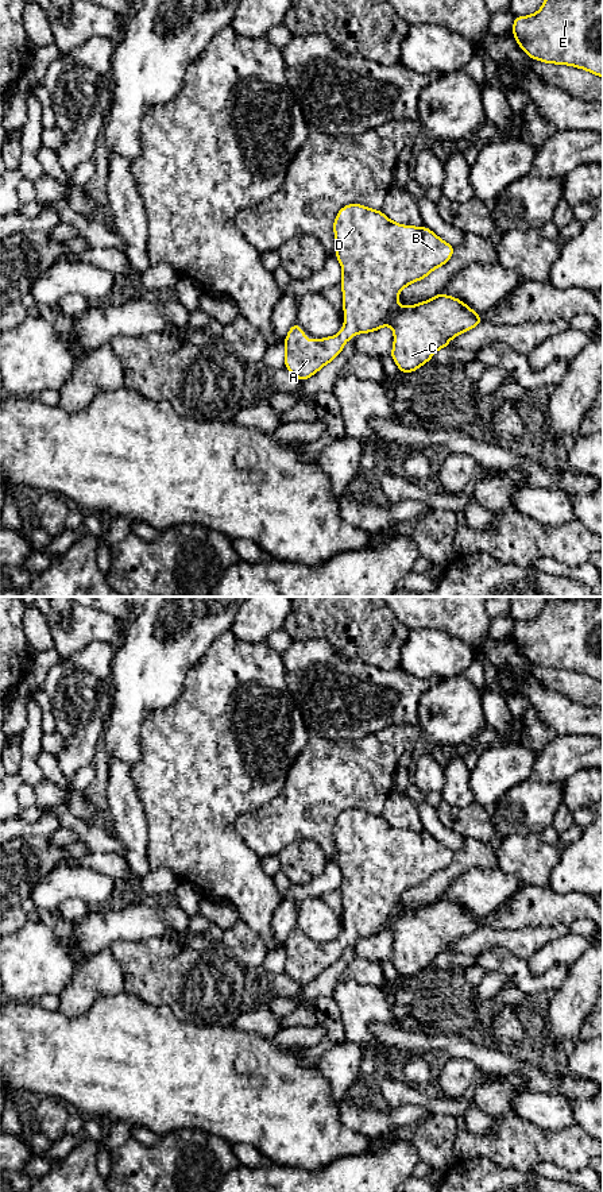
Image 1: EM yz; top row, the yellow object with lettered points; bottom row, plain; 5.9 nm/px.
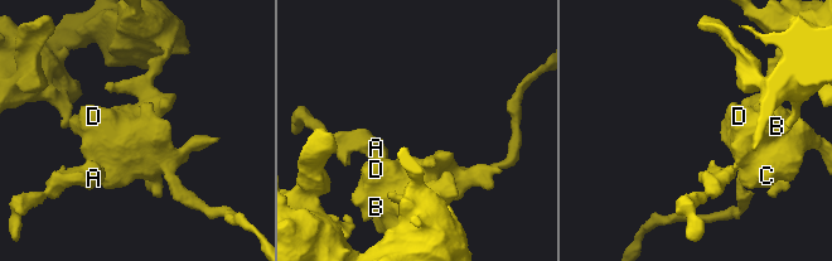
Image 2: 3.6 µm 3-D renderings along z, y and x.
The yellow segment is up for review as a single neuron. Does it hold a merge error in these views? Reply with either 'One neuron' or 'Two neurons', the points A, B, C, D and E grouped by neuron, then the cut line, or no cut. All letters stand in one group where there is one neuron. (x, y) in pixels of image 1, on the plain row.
One neuron. Groups: A B C D E. No split

